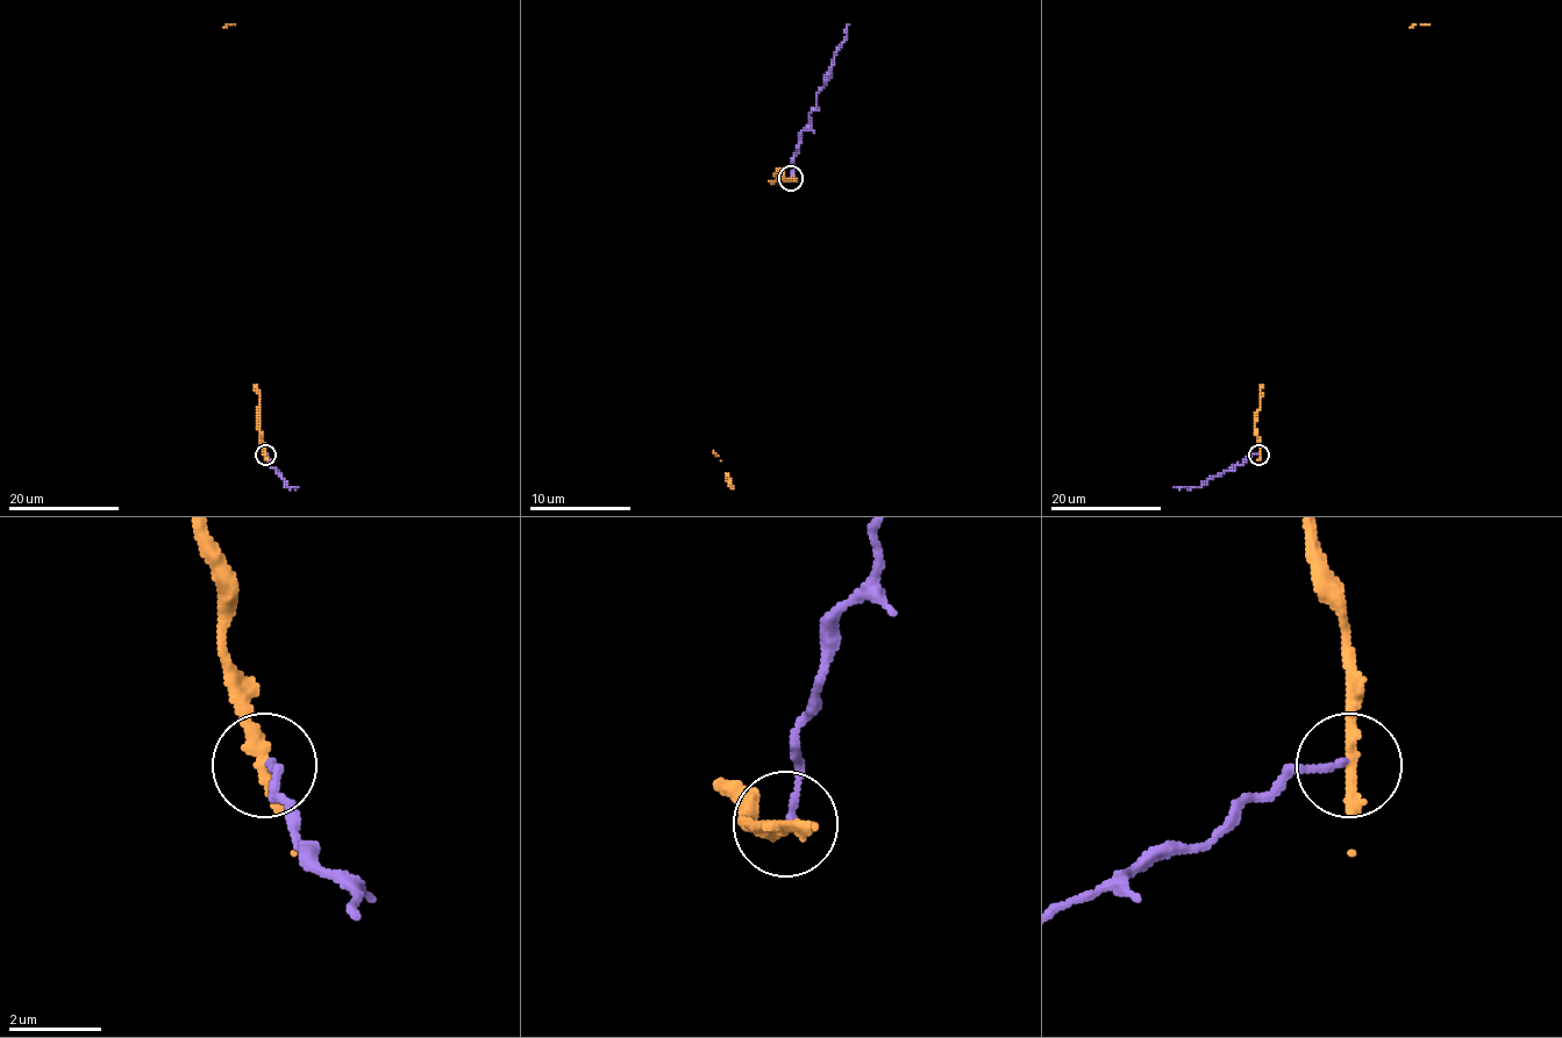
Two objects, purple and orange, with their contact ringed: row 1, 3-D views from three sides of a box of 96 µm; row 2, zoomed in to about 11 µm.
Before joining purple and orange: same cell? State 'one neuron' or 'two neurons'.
two neurons

